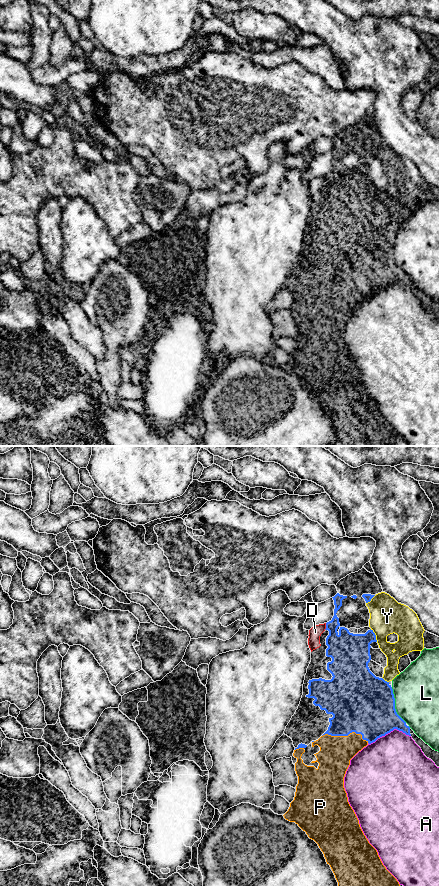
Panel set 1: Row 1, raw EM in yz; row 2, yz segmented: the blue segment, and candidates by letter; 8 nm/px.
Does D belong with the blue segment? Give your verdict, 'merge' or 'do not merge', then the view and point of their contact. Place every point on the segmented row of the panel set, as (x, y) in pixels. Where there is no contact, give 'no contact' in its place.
do not merge; meets blue in yz at (326, 626)

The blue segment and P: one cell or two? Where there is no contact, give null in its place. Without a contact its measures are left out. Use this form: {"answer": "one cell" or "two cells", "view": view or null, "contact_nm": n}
{"answer": "one cell", "view": "yz", "contact_nm": 380}

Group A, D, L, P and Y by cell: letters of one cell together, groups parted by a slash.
A / D / L / P / Y

